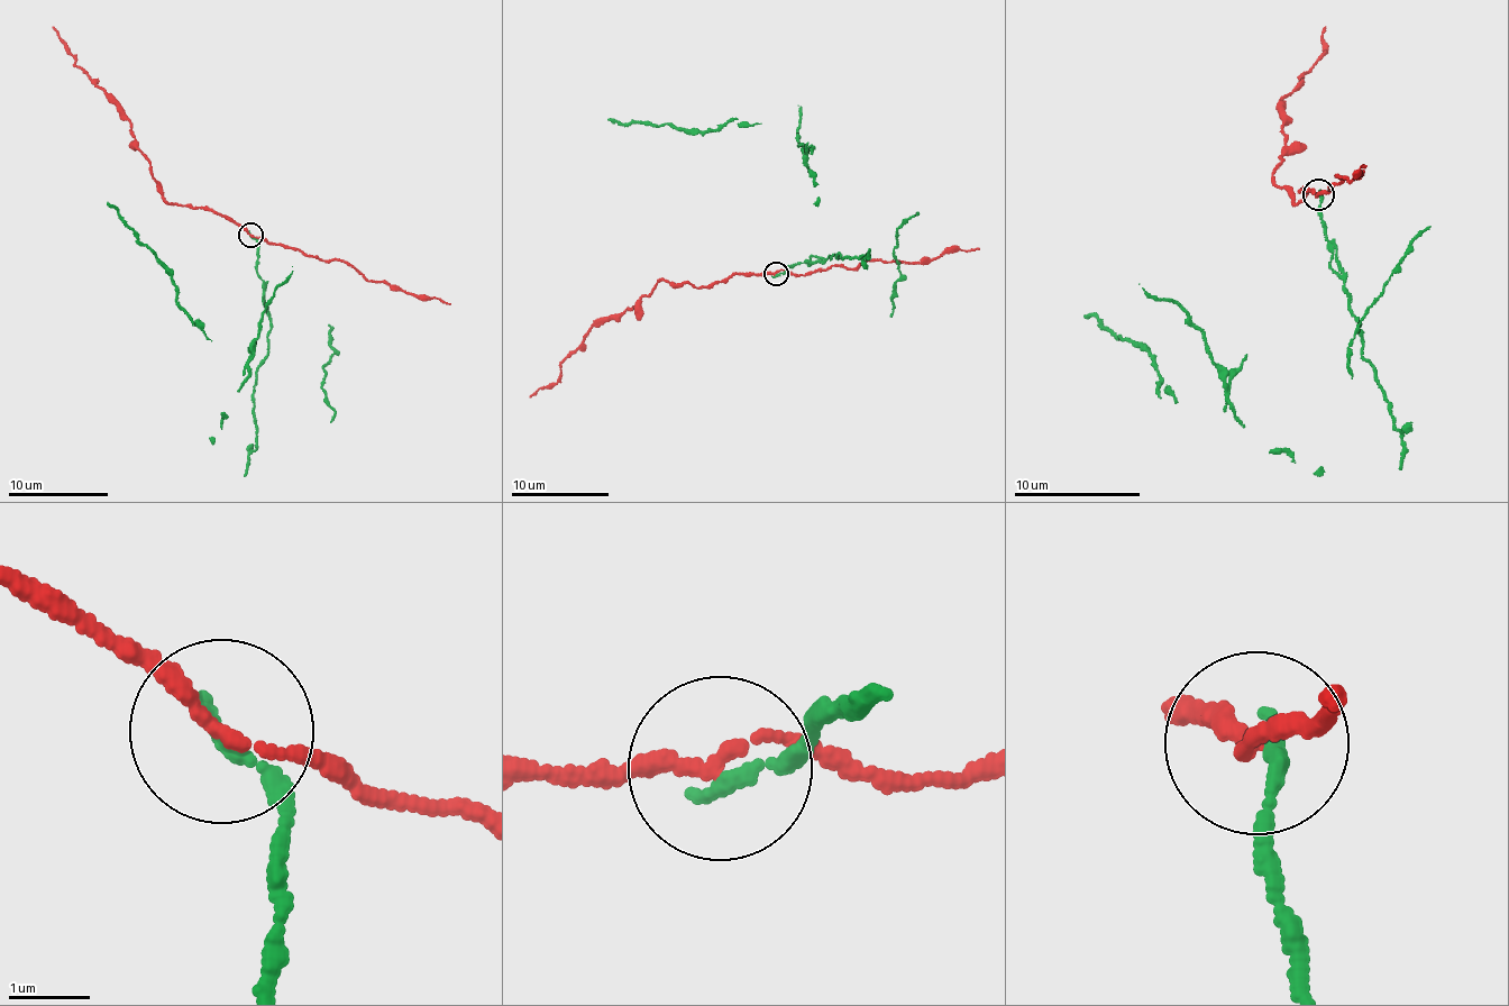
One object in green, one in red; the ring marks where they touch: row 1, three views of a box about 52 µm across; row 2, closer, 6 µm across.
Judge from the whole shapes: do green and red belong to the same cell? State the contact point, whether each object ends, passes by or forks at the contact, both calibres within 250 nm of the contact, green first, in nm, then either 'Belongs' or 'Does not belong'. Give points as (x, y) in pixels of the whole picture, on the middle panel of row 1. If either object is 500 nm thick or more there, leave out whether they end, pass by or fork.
Place: (776, 274). At the ring green ends. At the ring red passes by. Thickness 200 nm (green) against 160 nm. Does not belong

